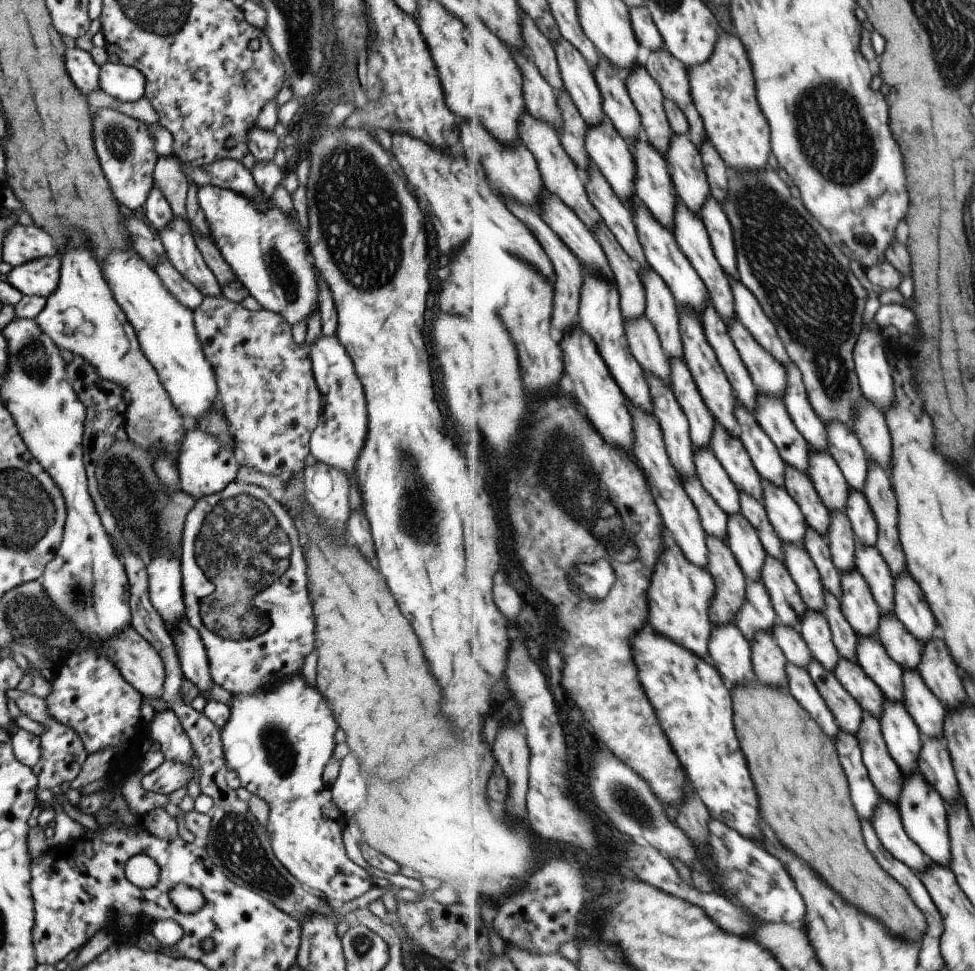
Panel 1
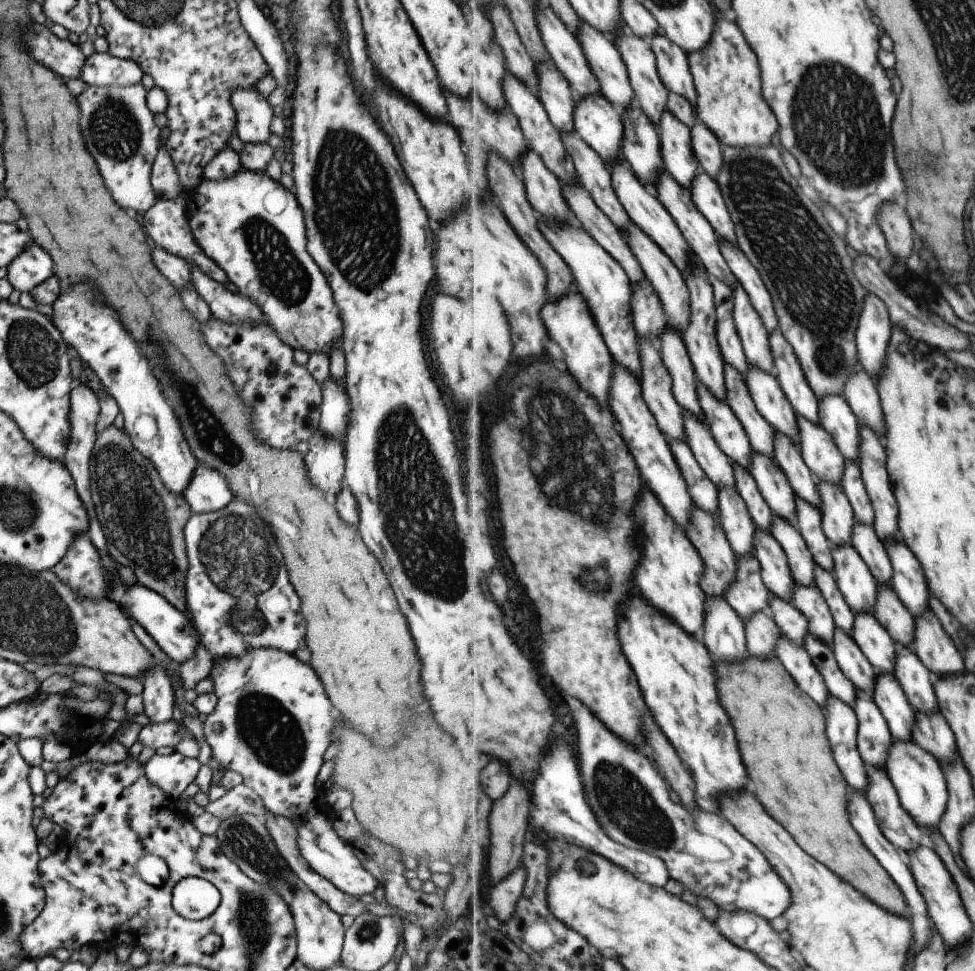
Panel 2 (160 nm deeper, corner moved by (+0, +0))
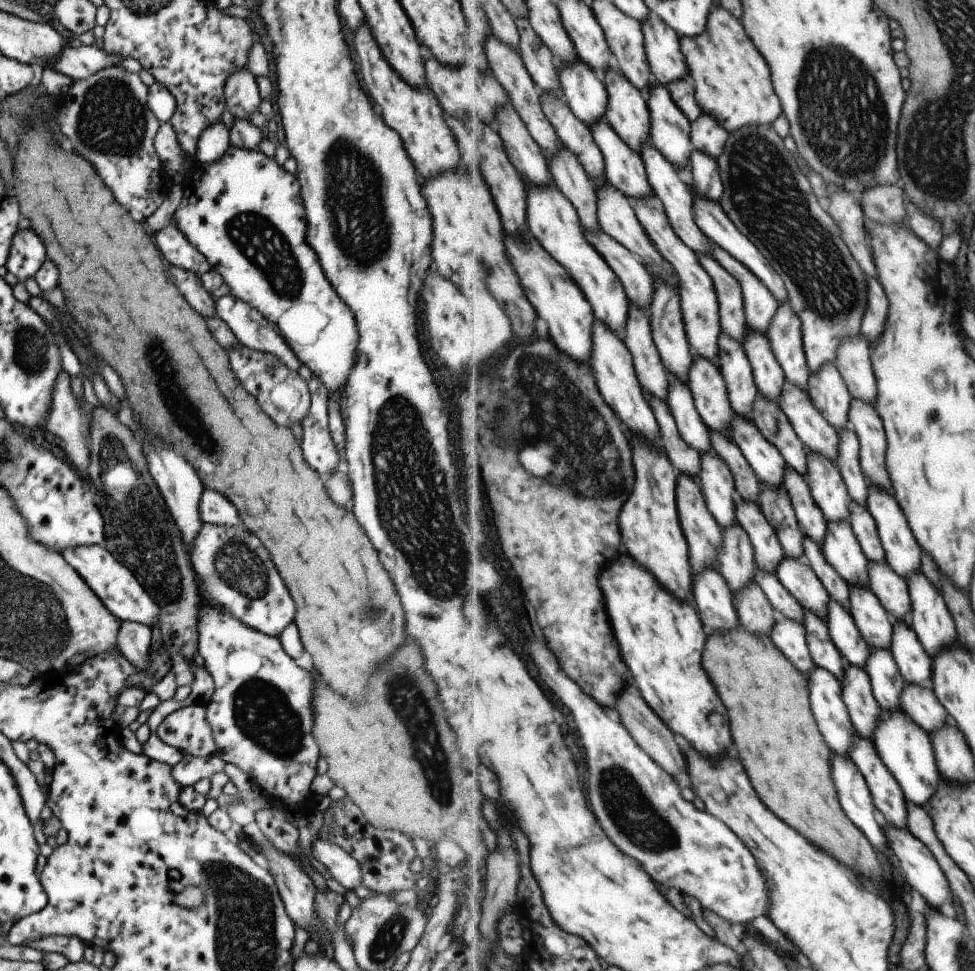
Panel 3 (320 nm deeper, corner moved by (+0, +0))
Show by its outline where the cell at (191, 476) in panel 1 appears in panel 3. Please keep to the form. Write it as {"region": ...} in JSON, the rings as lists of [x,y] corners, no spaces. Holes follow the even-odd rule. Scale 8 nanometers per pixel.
{"region":[[[205,490],[201,494],[199,516],[201,516],[201,522],[208,524],[219,524],[219,526],[237,526],[239,524],[235,506],[227,498],[223,498],[221,494],[211,492],[211,490]]]}

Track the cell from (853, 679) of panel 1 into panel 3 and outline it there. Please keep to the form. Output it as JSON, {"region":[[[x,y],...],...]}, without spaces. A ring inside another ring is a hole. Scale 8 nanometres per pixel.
{"region":[[[831,600],[829,606],[828,625],[831,639],[844,660],[848,664],[855,664],[859,668],[866,668],[871,656],[871,648],[865,638],[861,636],[857,624],[850,612],[845,610],[845,606],[837,600]]]}

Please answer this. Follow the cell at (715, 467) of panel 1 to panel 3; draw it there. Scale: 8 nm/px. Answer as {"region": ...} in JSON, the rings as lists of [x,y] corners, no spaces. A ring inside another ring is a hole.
{"region":[[[673,376],[671,378],[672,386],[669,389],[669,398],[666,402],[671,408],[671,414],[675,418],[681,437],[701,455],[713,454],[715,456],[711,430],[699,415],[688,384],[675,379]]]}

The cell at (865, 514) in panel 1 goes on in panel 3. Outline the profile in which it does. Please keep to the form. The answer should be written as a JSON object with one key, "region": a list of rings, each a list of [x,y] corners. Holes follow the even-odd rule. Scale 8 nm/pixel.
{"region":[[[845,428],[839,432],[839,456],[836,464],[847,484],[849,495],[852,500],[867,506],[869,498],[870,483],[867,480],[861,466],[860,443],[858,435]]]}

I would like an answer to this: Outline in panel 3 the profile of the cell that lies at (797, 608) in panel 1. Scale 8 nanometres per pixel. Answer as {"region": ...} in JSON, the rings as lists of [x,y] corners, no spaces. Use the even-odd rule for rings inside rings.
{"region":[[[738,497],[737,520],[750,537],[757,566],[765,572],[776,573],[787,556],[775,528],[763,515],[760,504],[745,502]]]}

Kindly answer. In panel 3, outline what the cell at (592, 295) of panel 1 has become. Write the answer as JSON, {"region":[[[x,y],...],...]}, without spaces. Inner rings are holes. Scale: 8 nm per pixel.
{"region":[[[554,184],[543,186],[543,188],[541,186],[527,188],[529,192],[529,232],[553,258],[565,266],[569,275],[576,280],[581,290],[584,291],[585,297],[592,304],[596,320],[605,322],[605,326],[609,326],[613,334],[618,334],[626,339],[629,314],[632,312],[631,302],[616,271],[609,266],[609,262],[605,260],[601,252],[593,246],[593,242],[589,242],[575,206]]]}

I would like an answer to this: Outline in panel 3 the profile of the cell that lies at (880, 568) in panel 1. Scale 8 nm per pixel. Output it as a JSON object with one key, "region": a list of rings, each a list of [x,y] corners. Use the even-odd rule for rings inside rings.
{"region":[[[852,501],[849,510],[851,510],[850,522],[853,532],[860,540],[865,556],[871,563],[885,562],[887,558],[886,551],[881,543],[875,518],[871,515],[868,507]]]}

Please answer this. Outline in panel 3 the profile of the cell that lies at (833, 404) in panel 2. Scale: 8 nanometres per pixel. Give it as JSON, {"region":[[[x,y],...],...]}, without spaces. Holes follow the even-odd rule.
{"region":[[[834,362],[825,365],[819,374],[811,374],[809,396],[821,415],[837,430],[849,428],[849,412],[853,396]]]}

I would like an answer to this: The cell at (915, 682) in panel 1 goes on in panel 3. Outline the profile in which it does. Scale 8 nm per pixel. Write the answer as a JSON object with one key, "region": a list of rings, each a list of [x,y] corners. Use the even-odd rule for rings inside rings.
{"region":[[[910,621],[894,622],[894,627],[895,633],[890,650],[893,652],[893,658],[895,658],[903,678],[909,684],[934,689],[934,658],[929,656],[927,650],[923,648]]]}

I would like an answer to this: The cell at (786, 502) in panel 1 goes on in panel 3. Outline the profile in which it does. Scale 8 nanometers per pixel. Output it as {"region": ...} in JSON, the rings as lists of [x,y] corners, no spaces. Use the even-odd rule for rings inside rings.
{"region":[[[736,414],[736,418],[736,425],[733,426],[734,442],[741,448],[756,476],[763,485],[785,487],[787,464],[781,452],[764,438],[752,421],[739,414]]]}

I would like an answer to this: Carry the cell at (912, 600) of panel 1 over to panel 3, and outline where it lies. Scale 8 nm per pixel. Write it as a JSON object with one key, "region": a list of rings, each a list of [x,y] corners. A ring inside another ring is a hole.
{"region":[[[870,486],[867,507],[871,515],[875,518],[880,540],[886,551],[886,562],[901,578],[905,578],[908,581],[921,568],[923,548],[919,546],[913,530],[909,528],[909,522],[905,518],[903,508],[899,506],[899,502],[897,502],[897,498],[893,494],[889,494],[887,490],[881,490],[877,486]]]}

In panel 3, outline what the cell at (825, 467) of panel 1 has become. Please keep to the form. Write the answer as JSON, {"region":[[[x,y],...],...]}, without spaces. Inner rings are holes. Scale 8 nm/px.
{"region":[[[786,380],[778,404],[807,450],[836,462],[839,456],[839,432],[813,405],[812,396]]]}

